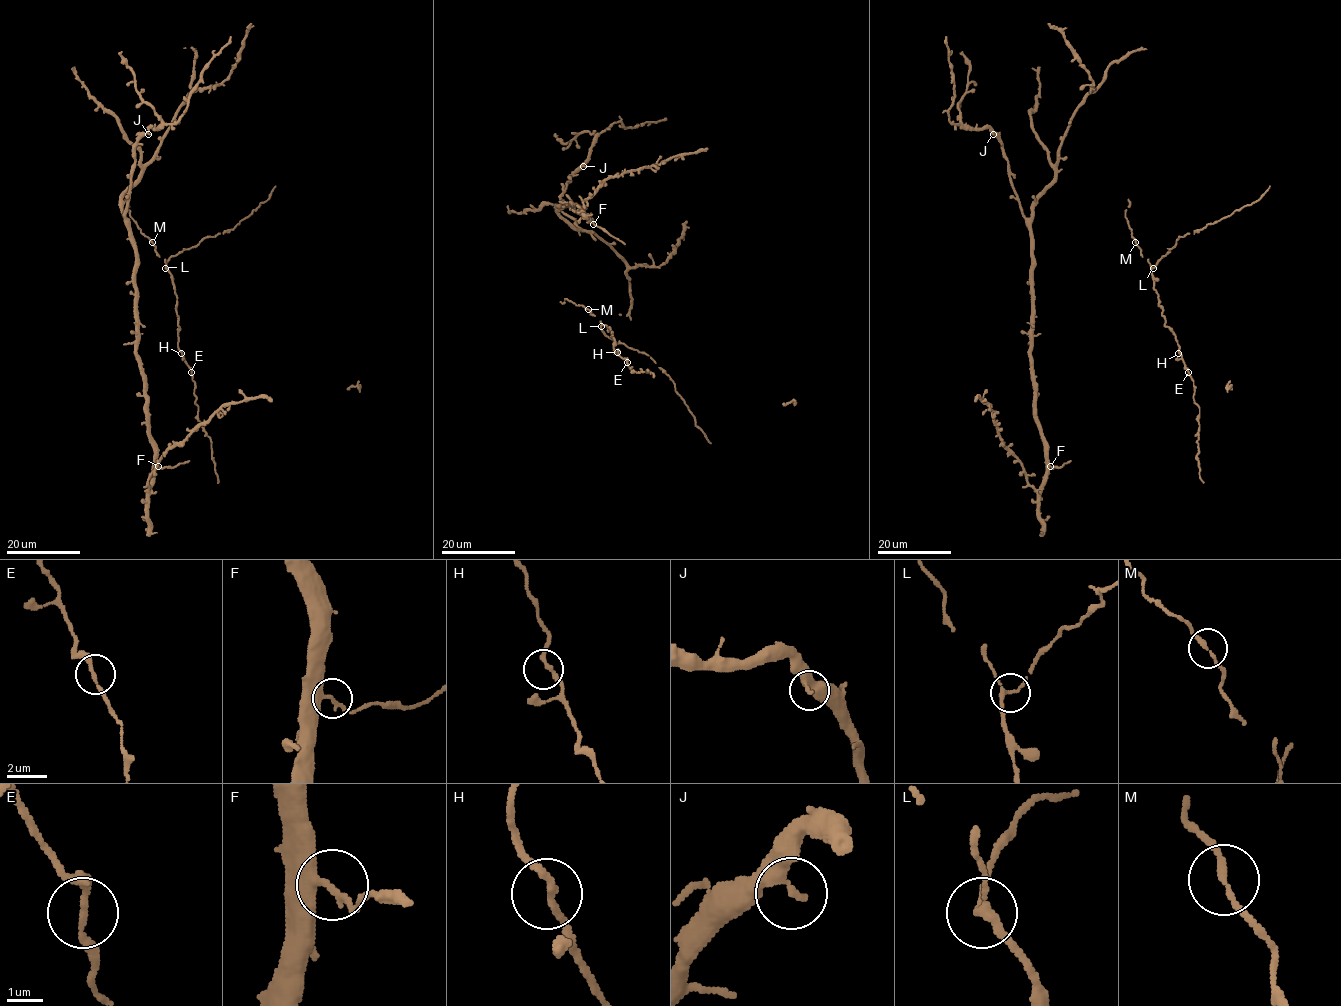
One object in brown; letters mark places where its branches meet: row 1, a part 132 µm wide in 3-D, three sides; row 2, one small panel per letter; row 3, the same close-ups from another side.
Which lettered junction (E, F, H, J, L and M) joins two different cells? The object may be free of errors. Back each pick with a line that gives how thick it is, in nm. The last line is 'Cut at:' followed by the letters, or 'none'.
F: 200 nm
Cut at: F

